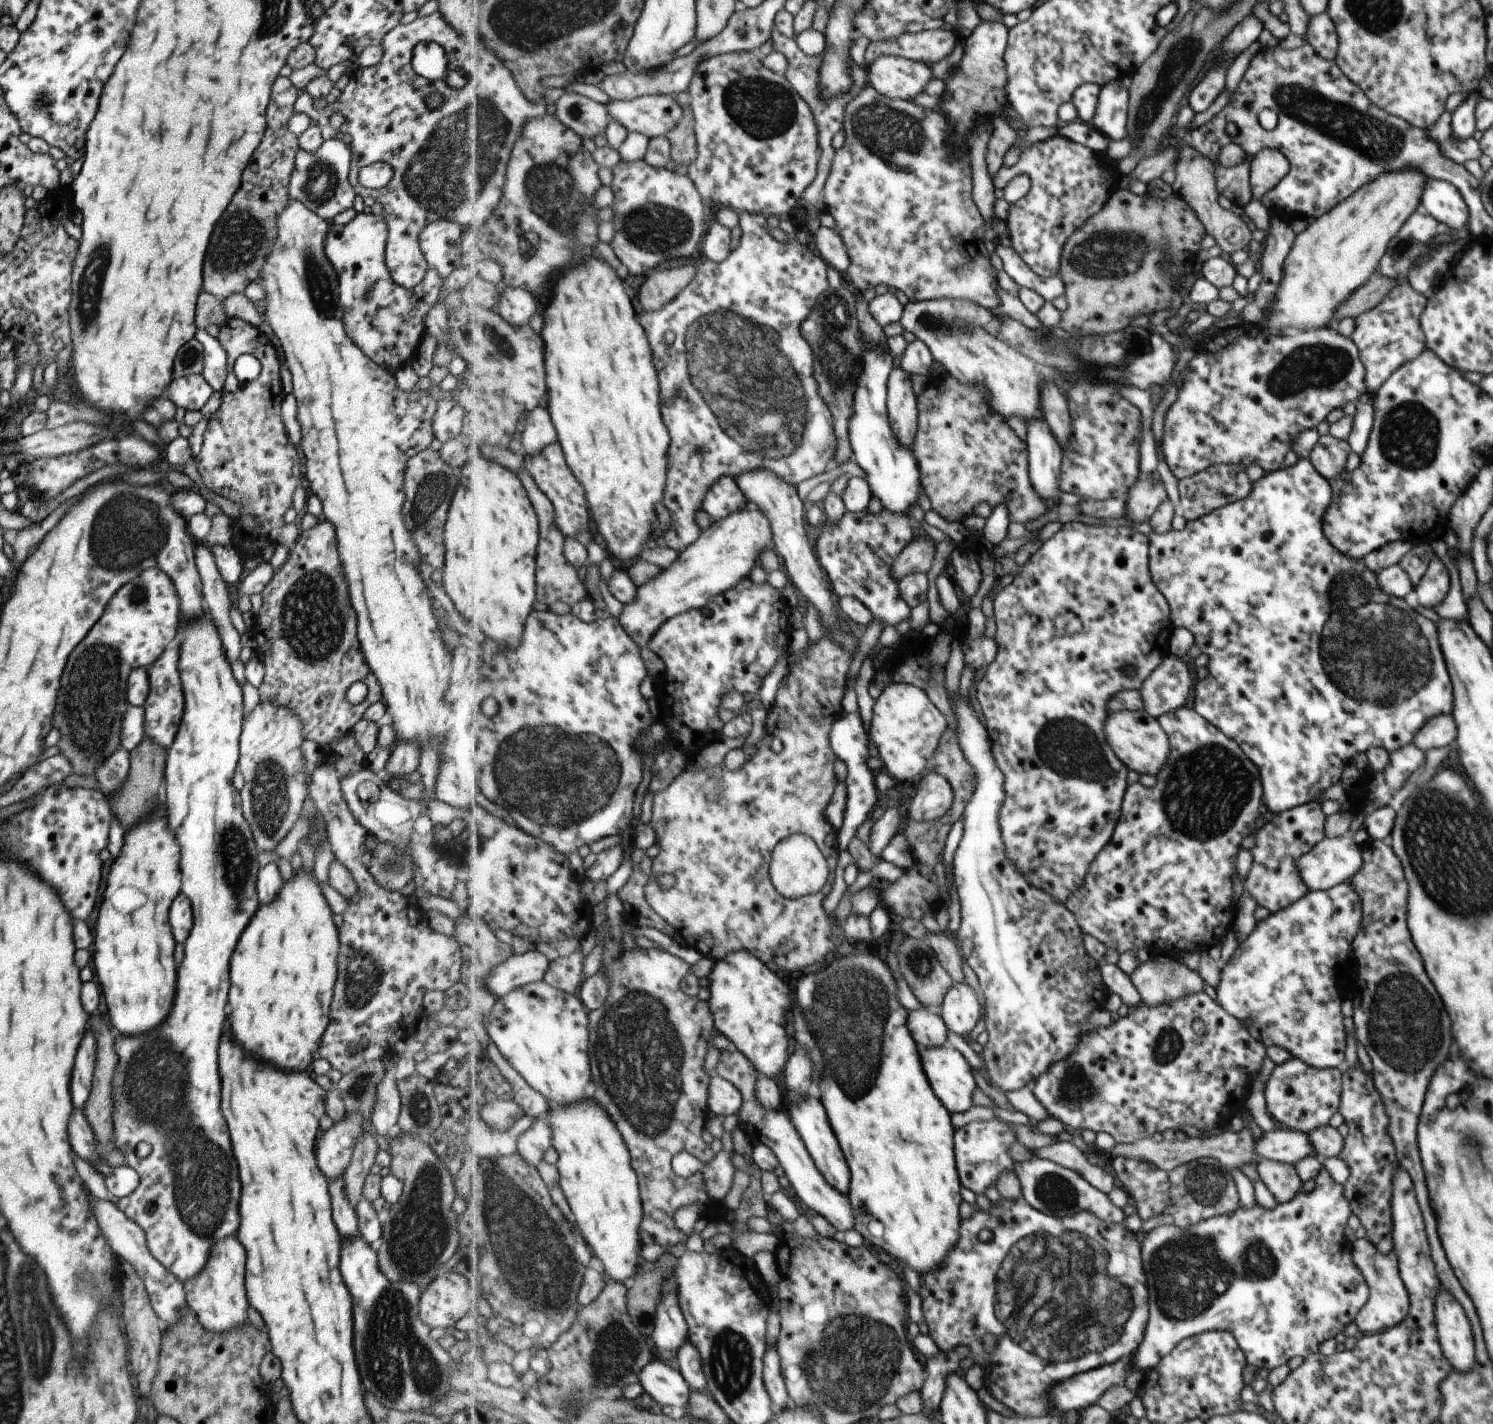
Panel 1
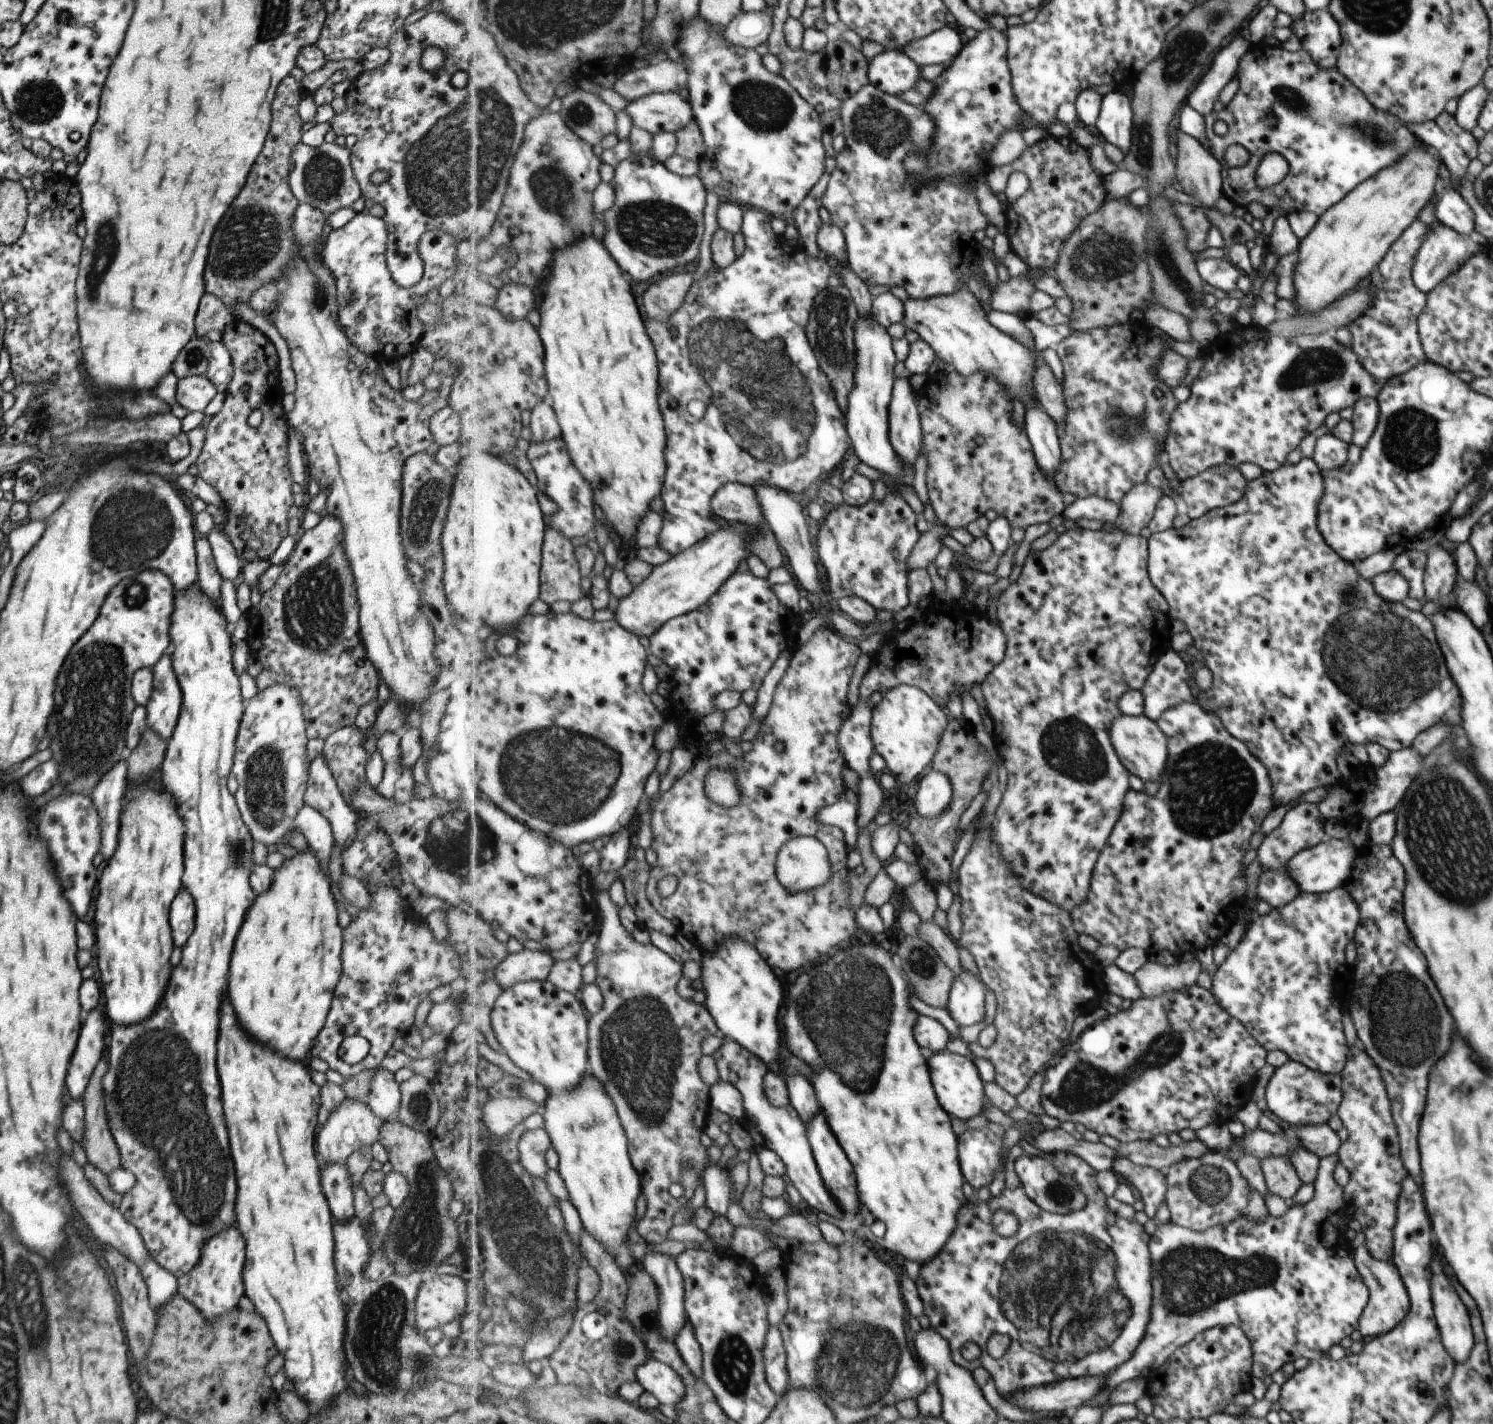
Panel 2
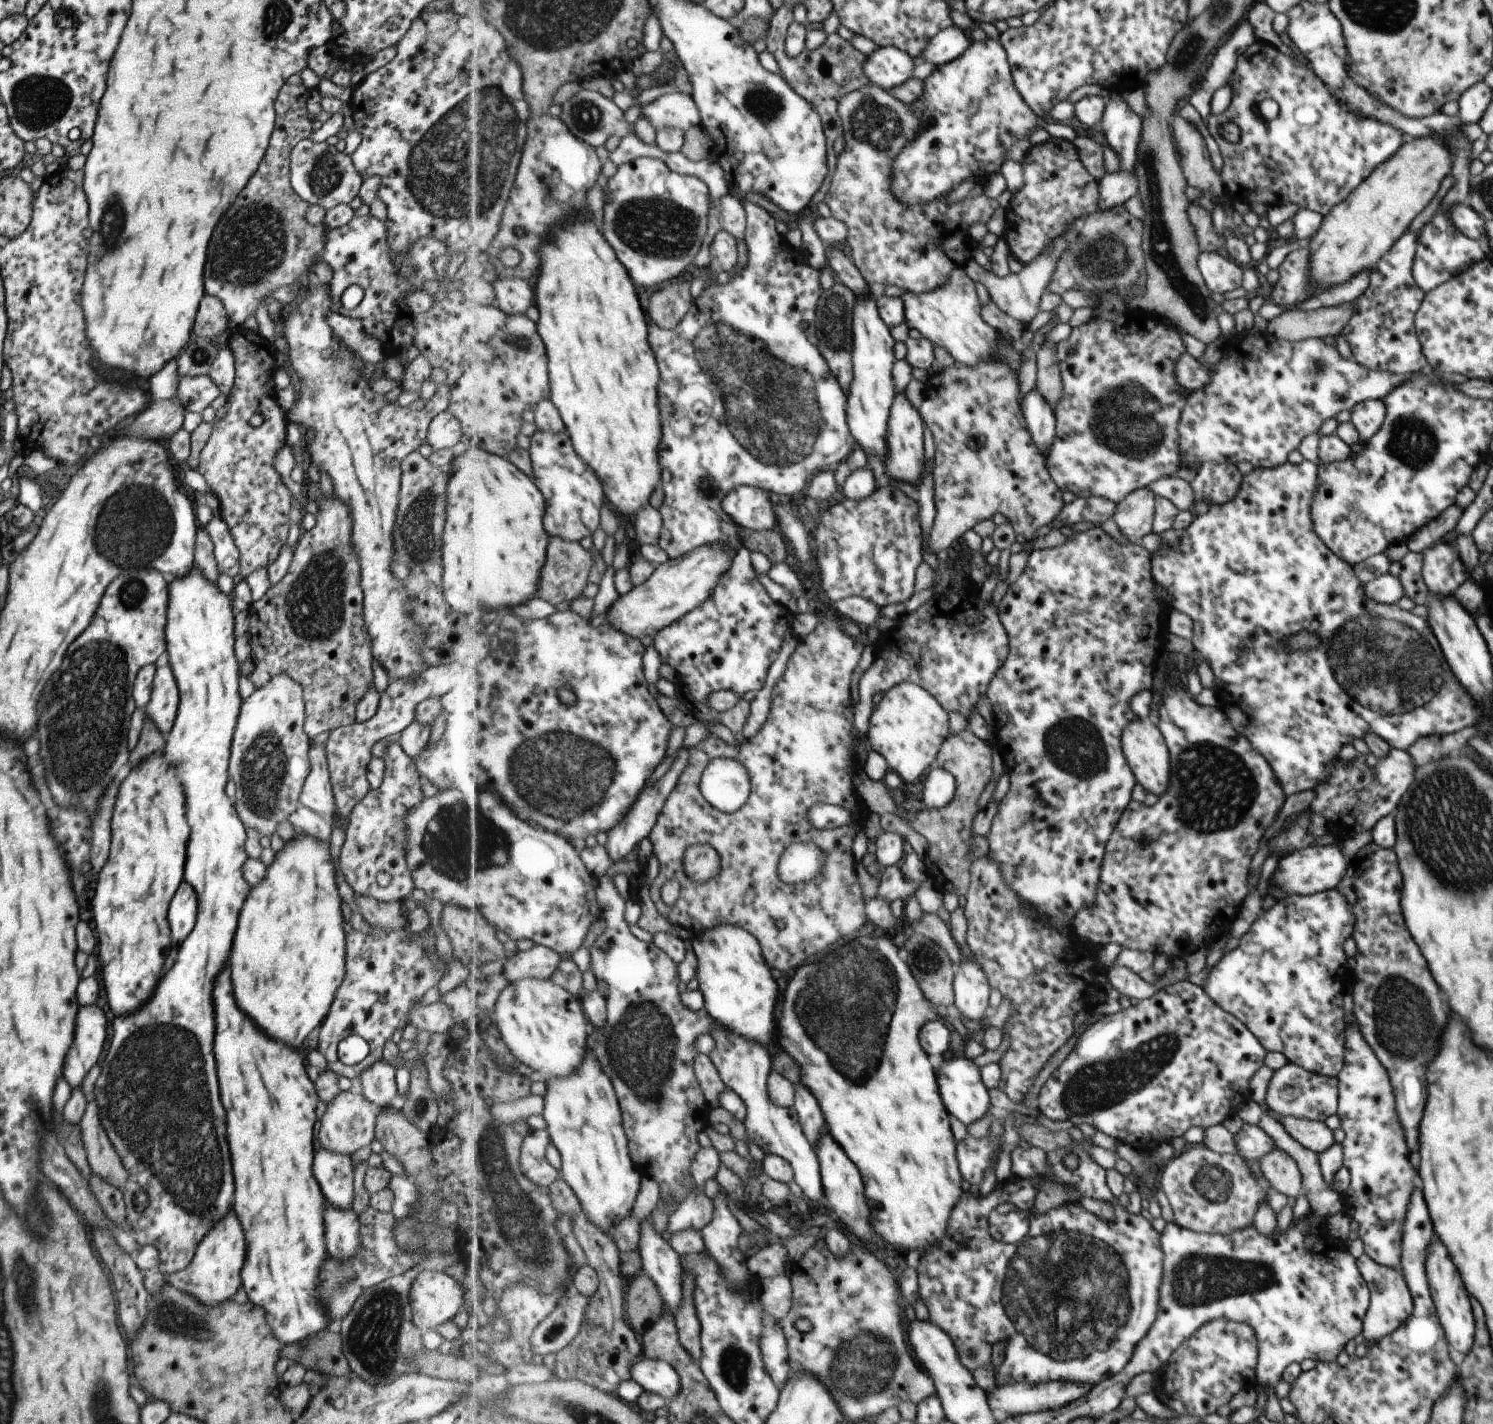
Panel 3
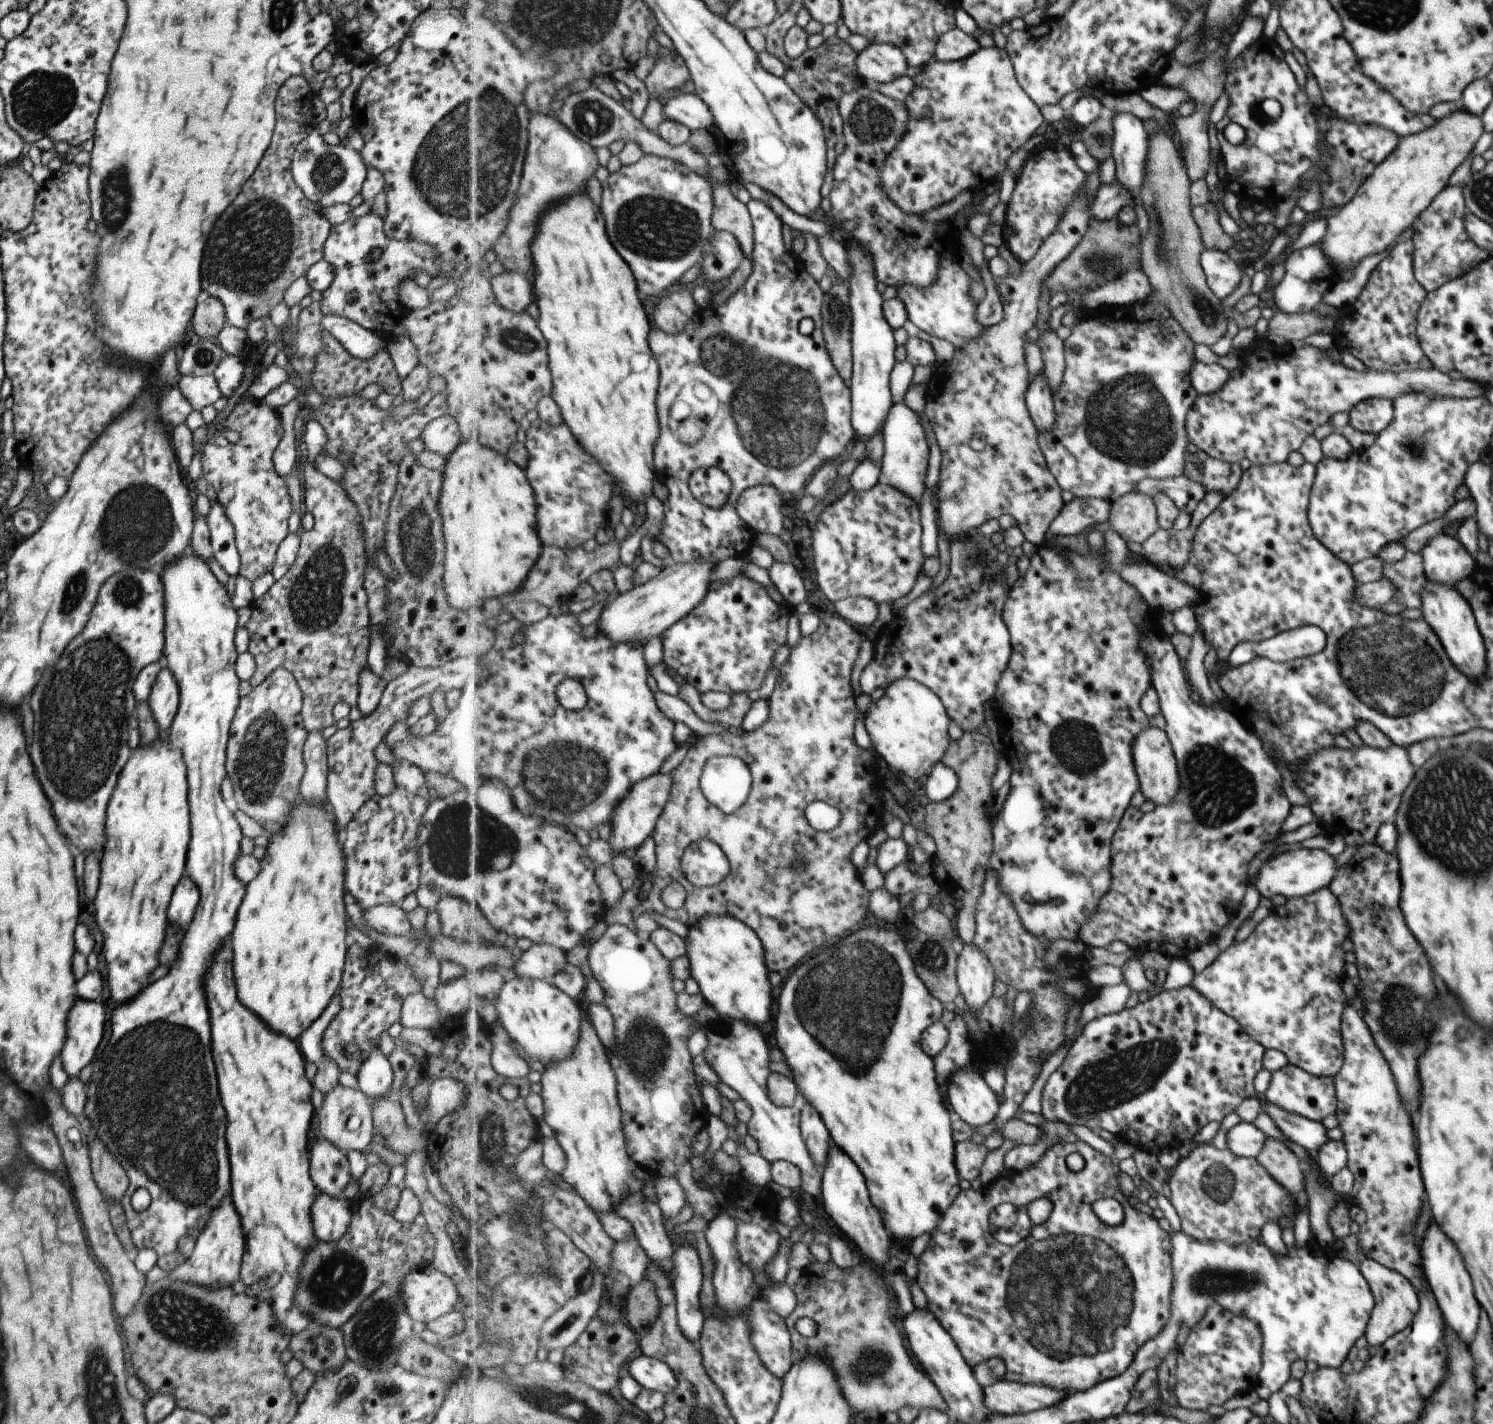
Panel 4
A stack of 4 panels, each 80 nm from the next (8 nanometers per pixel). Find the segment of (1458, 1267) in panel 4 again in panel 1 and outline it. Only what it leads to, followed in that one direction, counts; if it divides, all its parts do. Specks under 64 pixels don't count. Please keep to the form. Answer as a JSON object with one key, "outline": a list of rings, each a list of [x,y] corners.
{"outline":[[[1441,1286],[1435,1300],[1434,1316],[1440,1347],[1455,1371],[1467,1371],[1473,1360],[1473,1338],[1471,1326],[1465,1318],[1459,1302]]]}

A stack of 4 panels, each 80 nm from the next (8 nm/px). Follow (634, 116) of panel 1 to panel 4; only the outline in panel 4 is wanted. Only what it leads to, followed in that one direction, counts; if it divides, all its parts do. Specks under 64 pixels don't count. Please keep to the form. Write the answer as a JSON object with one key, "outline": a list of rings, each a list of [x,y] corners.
{"outline":[[[697,92],[669,98],[664,105],[666,119],[676,120],[692,131],[710,130],[714,125],[713,111]]]}

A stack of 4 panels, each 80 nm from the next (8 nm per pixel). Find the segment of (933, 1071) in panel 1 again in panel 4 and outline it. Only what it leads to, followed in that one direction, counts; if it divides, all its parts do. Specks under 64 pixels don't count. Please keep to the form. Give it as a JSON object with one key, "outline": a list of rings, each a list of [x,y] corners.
{"outline":[[[969,1068],[952,1076],[947,1098],[951,1110],[973,1129],[992,1123],[1000,1114],[1002,1105],[984,1077]]]}

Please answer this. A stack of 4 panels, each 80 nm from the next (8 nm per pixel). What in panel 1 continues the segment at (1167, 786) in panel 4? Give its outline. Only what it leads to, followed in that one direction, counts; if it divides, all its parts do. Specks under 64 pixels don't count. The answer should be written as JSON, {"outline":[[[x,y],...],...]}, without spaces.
{"outline":[[[1121,711],[1112,713],[1106,724],[1109,744],[1116,755],[1130,768],[1131,772],[1152,774],[1155,776],[1167,762],[1169,742],[1168,735],[1160,727],[1159,721],[1145,711]]]}

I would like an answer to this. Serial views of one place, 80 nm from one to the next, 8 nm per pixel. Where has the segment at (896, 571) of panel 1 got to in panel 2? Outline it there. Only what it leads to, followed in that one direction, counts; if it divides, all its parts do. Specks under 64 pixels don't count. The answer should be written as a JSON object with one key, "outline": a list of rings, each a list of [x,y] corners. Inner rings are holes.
{"outline":[[[951,369],[939,384],[926,385],[917,394],[920,404],[921,418],[924,430],[923,452],[927,455],[927,489],[930,503],[937,515],[937,523],[921,535],[920,542],[910,557],[910,570],[927,569],[929,564],[943,550],[943,536],[955,528],[967,528],[971,522],[979,520],[989,510],[997,511],[1007,517],[1013,527],[1027,530],[1033,524],[1052,523],[1055,516],[1064,515],[1067,506],[1063,504],[1063,492],[1057,486],[1056,480],[1050,479],[1044,468],[1041,468],[1028,432],[1013,424],[1013,400],[1008,390],[993,375],[985,371],[963,376]],[[975,450],[969,458],[969,466],[979,466],[973,472],[961,472],[961,452]]]}

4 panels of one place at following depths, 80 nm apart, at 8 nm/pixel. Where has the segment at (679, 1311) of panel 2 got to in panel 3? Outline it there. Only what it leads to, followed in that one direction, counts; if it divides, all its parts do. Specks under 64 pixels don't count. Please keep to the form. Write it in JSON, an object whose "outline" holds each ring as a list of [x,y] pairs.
{"outline":[[[651,1215],[642,1222],[640,1233],[639,1251],[642,1254],[644,1272],[654,1278],[667,1310],[675,1315],[683,1298],[684,1268],[680,1261],[681,1255],[661,1236]]]}

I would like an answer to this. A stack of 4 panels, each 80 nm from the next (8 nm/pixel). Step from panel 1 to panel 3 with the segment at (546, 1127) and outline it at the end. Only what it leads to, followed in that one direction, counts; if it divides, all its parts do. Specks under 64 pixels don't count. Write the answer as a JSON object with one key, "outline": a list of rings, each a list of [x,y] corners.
{"outline":[[[531,1131],[524,1140],[520,1154],[520,1167],[525,1176],[541,1187],[549,1188],[562,1179],[562,1173],[549,1161],[546,1155],[552,1141],[550,1132]]]}

